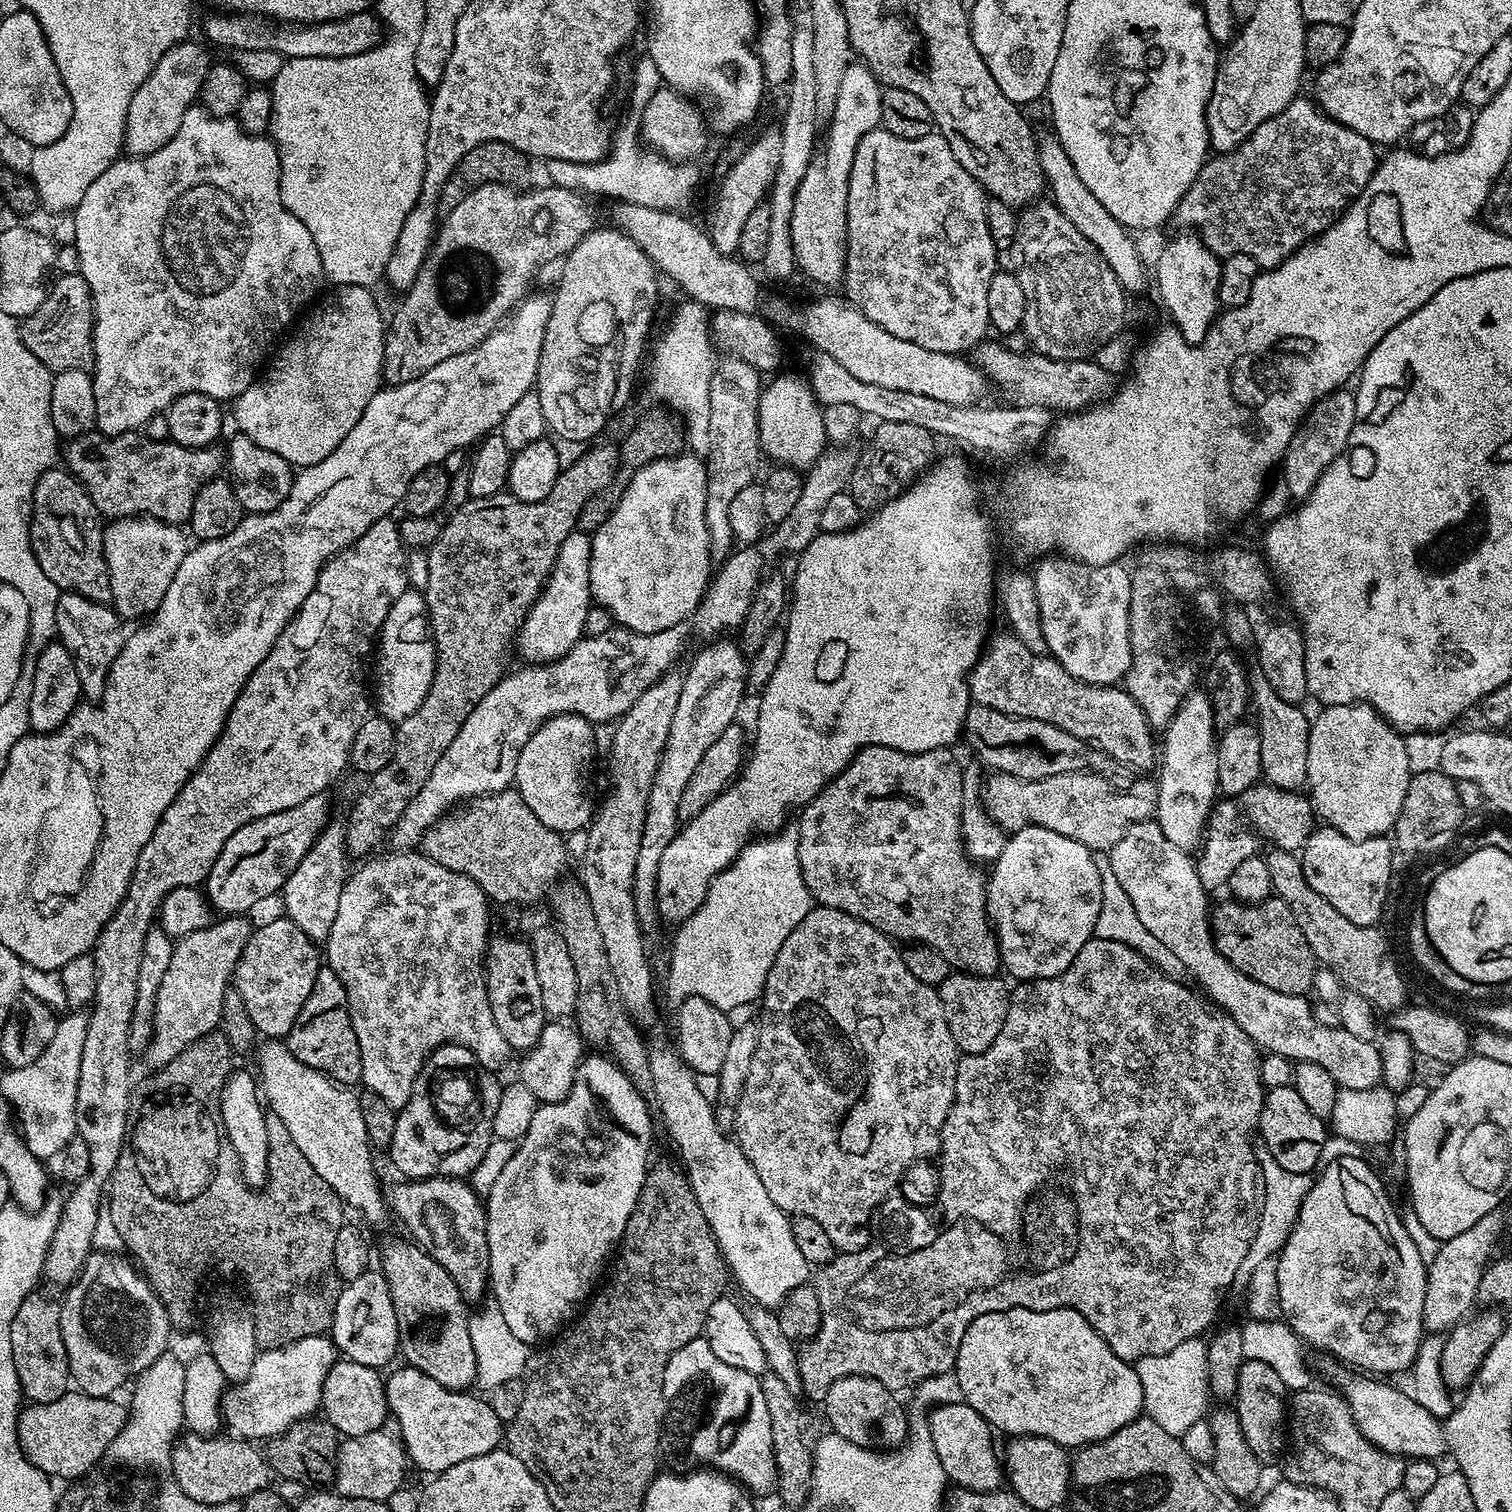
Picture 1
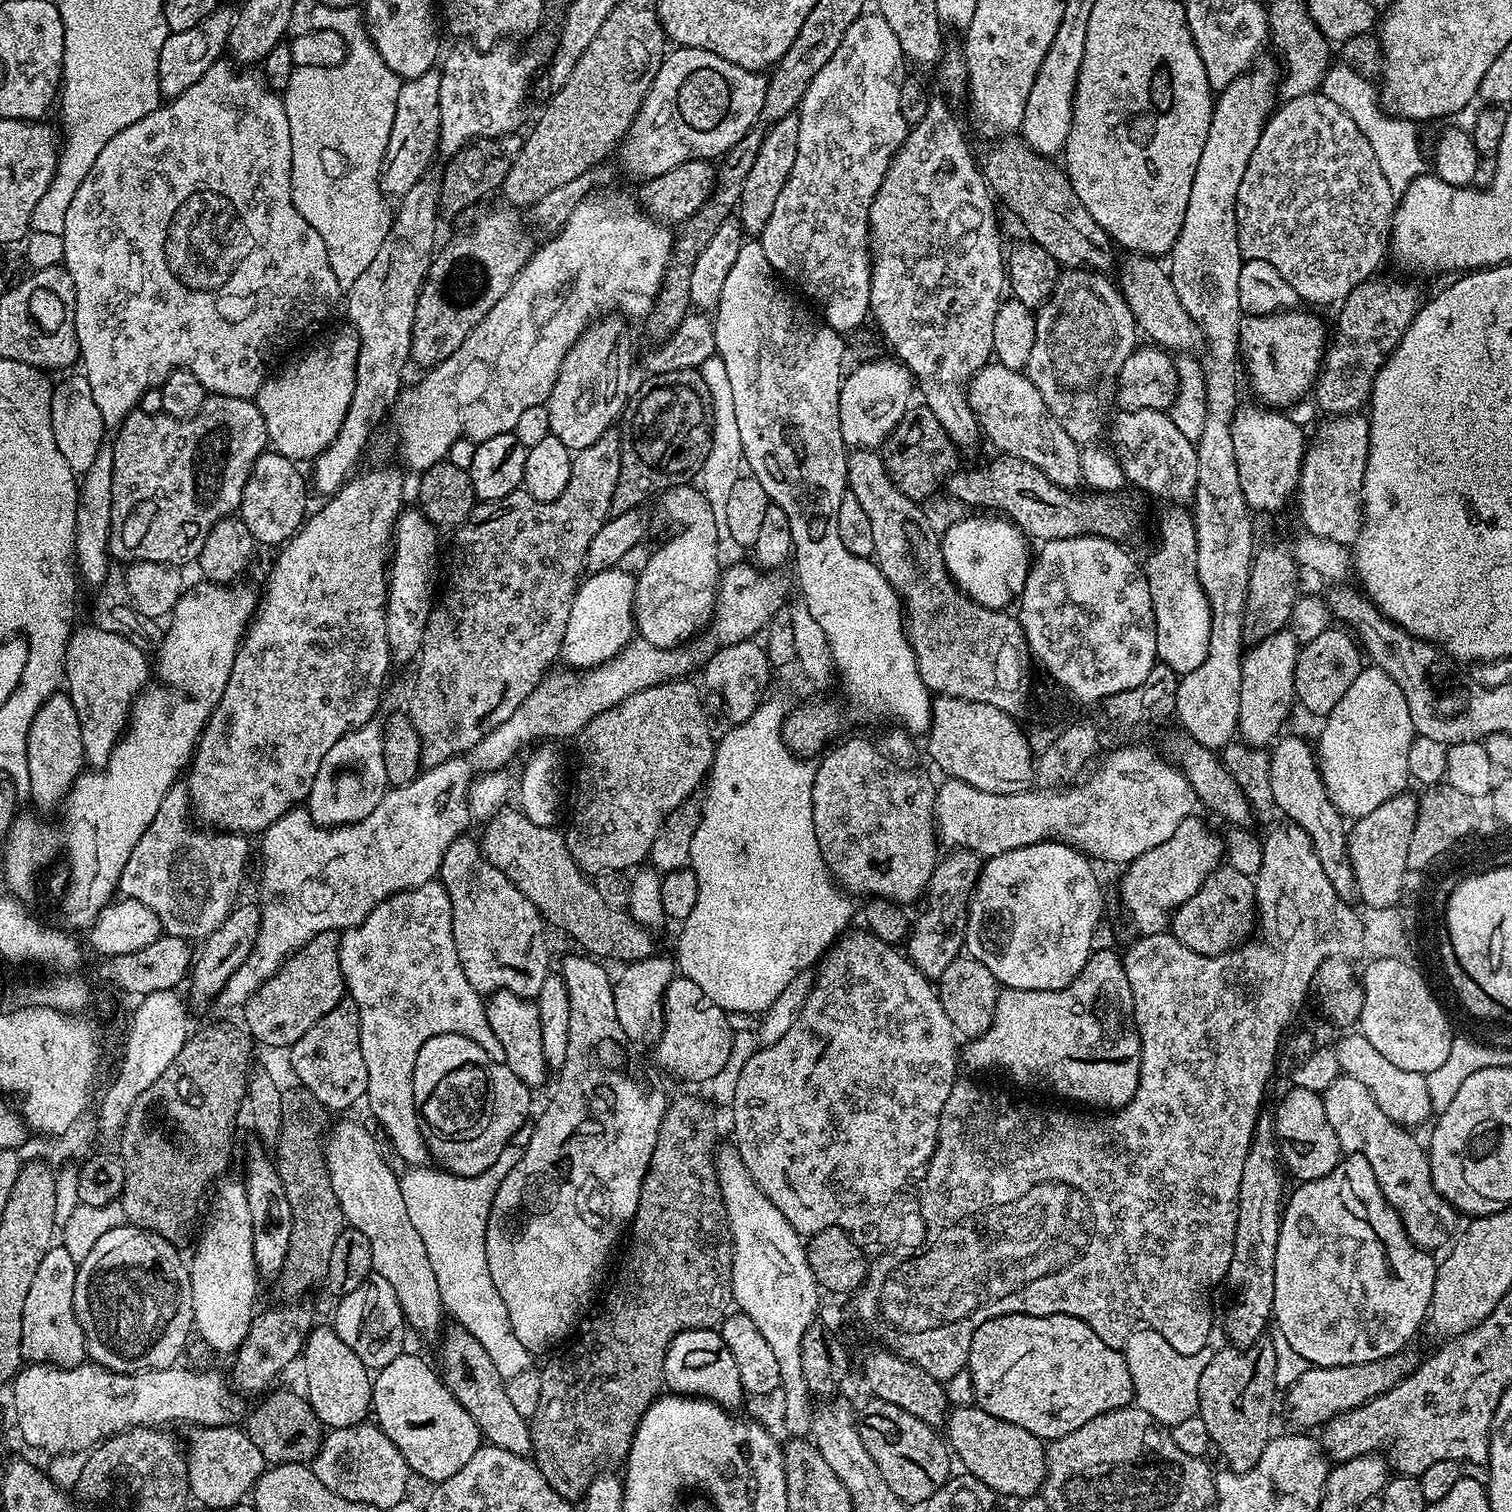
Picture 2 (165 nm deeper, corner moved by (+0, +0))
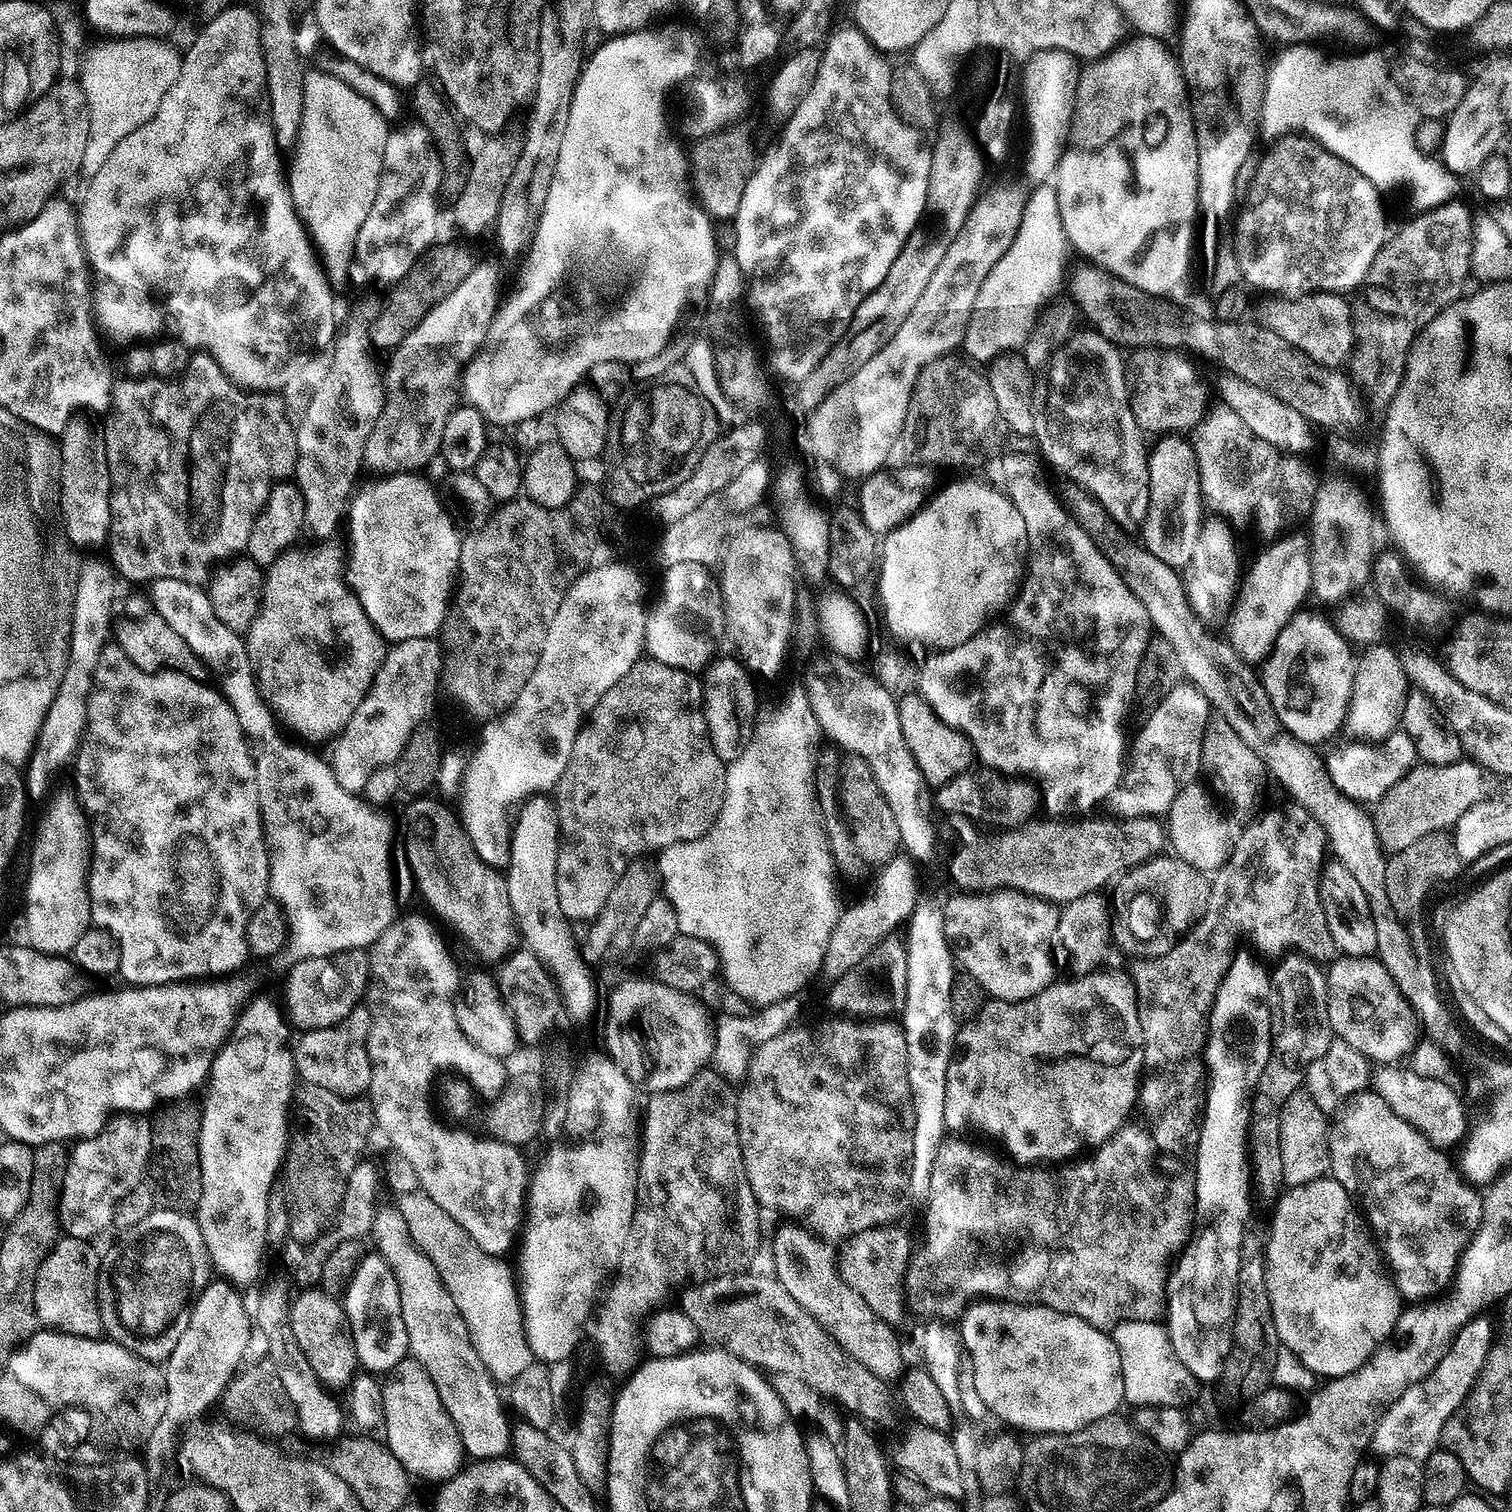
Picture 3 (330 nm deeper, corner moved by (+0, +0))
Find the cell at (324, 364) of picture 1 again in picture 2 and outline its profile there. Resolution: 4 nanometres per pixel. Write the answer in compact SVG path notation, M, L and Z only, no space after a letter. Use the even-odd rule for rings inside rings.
M347 331L322 337L301 360L277 367L256 391L254 399L266 422L269 445L287 460L315 461L342 430L354 394L356 359L360 353L360 337L355 331Z

